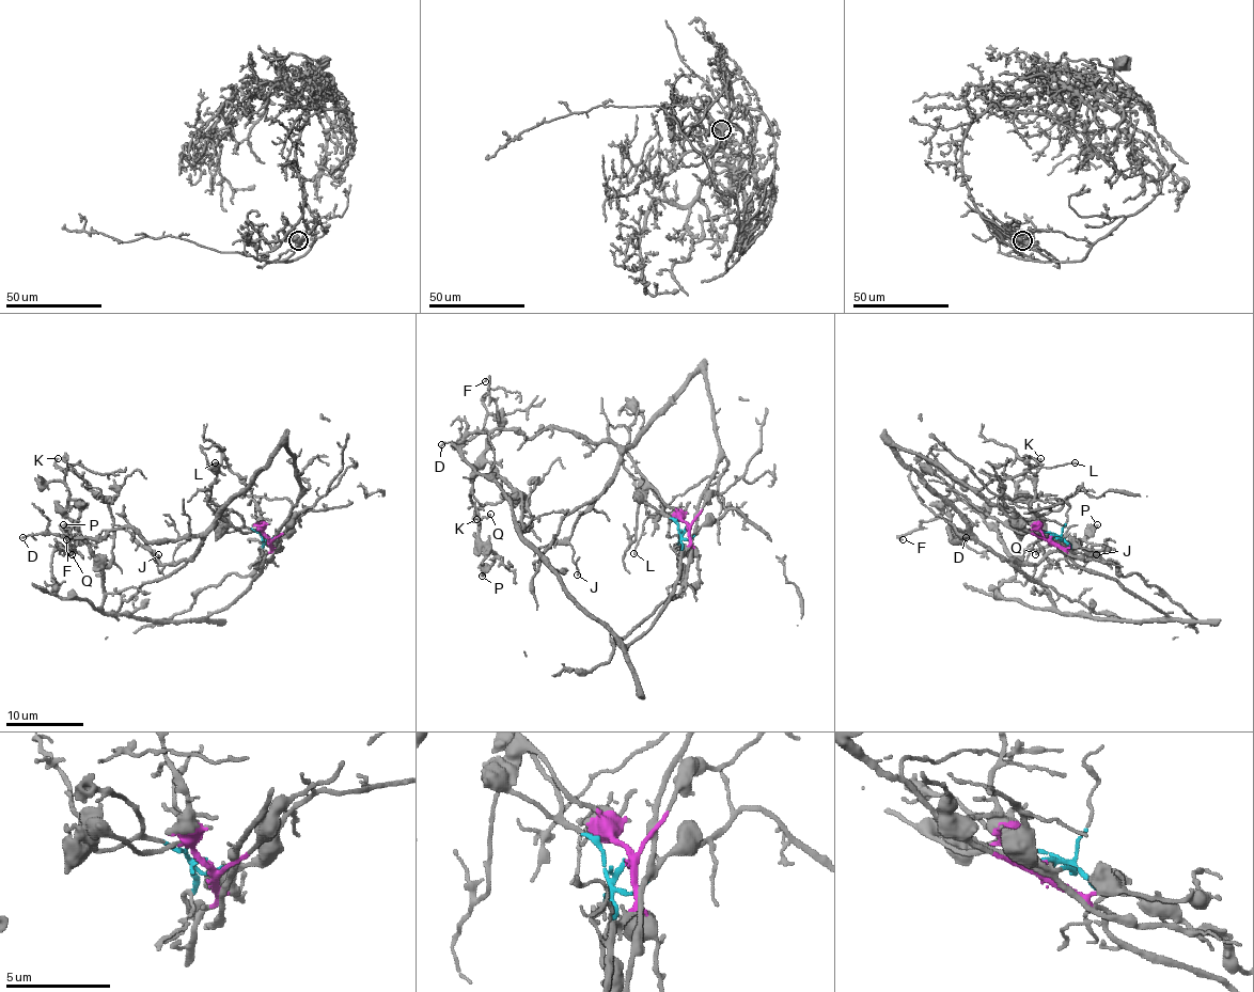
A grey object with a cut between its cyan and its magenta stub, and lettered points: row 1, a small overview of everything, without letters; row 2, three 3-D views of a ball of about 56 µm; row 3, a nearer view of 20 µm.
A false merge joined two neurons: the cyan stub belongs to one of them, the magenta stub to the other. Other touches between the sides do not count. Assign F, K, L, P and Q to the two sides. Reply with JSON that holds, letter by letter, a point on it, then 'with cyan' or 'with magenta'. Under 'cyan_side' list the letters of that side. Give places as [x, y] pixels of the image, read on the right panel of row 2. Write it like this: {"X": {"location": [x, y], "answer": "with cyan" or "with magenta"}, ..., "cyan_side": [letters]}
{"F": {"location": [903, 539], "answer": "with magenta"}, "K": {"location": [1040, 458], "answer": "with magenta"}, "L": {"location": [1075, 462], "answer": "with magenta"}, "P": {"location": [1097, 524], "answer": "with magenta"}, "Q": {"location": [1035, 554], "answer": "with magenta"}, "cyan_side": []}

